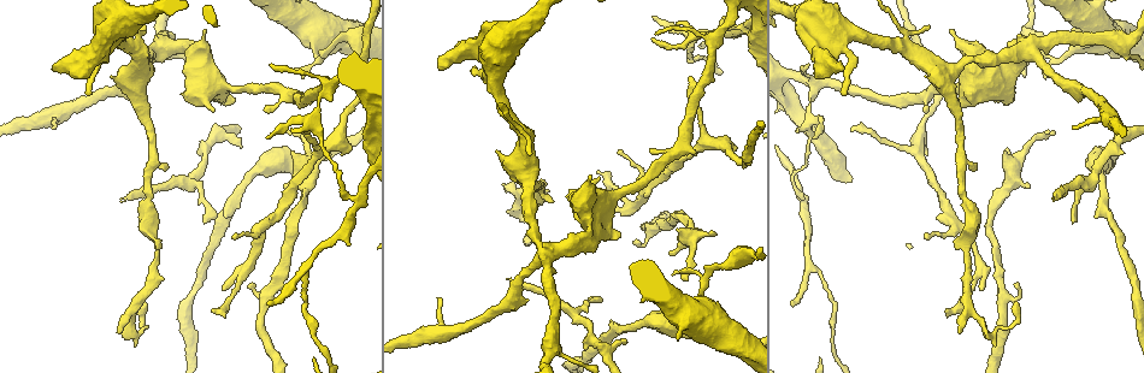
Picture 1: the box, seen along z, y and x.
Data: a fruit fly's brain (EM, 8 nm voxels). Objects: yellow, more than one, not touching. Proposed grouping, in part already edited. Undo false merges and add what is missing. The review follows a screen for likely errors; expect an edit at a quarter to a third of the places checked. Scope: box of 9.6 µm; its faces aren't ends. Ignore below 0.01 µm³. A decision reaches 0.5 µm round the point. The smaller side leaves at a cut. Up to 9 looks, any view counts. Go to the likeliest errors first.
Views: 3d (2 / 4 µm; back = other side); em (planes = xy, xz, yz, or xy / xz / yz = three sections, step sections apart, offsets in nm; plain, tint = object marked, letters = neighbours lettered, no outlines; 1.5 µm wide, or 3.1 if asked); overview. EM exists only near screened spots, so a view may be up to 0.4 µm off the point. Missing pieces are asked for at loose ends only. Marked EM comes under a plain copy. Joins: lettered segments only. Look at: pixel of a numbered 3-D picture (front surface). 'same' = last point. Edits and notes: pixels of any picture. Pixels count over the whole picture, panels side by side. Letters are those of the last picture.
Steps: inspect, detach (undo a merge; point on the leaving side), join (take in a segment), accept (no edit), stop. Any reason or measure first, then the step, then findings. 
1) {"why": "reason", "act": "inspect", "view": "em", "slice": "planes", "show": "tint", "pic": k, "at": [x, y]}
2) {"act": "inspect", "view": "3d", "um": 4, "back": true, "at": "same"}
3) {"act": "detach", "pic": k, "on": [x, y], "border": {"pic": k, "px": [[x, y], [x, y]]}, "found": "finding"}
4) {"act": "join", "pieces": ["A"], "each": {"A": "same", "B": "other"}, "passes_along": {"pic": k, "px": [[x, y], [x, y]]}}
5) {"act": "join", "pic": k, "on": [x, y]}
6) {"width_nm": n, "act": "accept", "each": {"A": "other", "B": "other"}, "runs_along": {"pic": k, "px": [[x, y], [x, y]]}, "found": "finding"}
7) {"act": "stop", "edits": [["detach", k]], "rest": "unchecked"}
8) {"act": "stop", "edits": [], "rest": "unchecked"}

{"act": "inspect", "view": "em", "slice": "planes", "show": "letters", "pic": 1, "at": [1024, 76]}

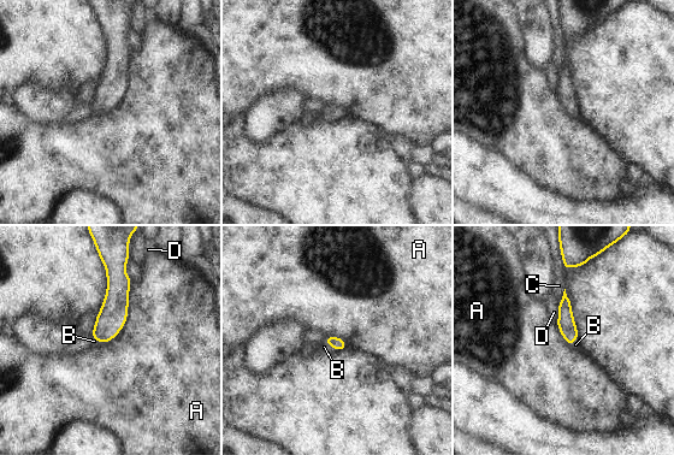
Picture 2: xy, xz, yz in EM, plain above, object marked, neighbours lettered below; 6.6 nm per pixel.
{"act": "join", "pieces": ["B"], "each": {"A": "other", "B": "same", "C": "other", "D": "other"}, "found": "the neuron continues"}

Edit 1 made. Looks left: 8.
{"act": "inspect", "view": "3d", "um": 4, "pic": 1, "at": [207, 220]}

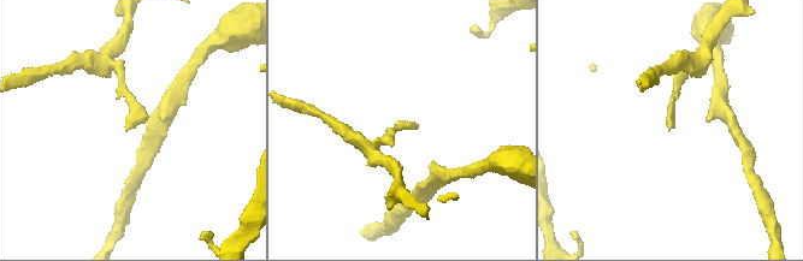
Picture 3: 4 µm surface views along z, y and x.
{"act": "inspect", "view": "em", "slice": "planes", "show": "letters", "pic": 3, "at": [396, 121]}

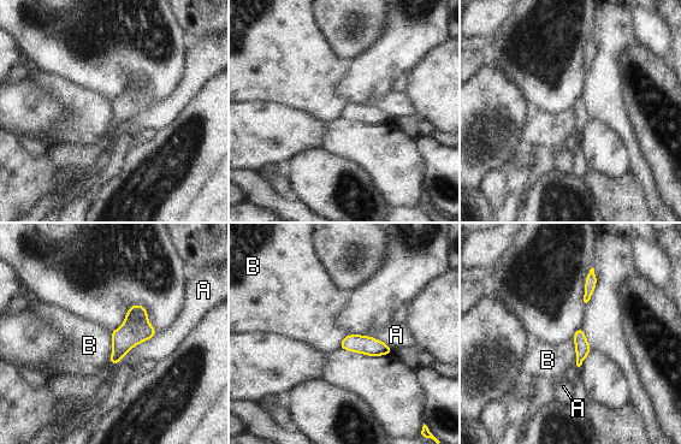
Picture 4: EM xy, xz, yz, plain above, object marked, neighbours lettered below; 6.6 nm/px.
{"width_nm": 100, "act": "accept", "each": {"A": "other", "B": "other"}, "border": {"pic": 4, "px": [[110, 333], [111, 365]]}, "found": "none of them fits"}

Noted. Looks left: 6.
{"why": "thin end", "act": "inspect", "view": "em", "slice": "planes", "show": "letters", "pic": 1, "at": [656, 33]}

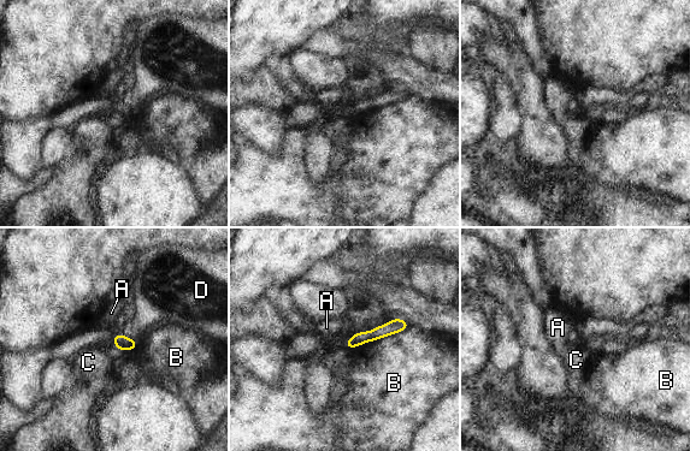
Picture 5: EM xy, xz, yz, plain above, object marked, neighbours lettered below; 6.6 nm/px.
{"width_nm": 90, "act": "accept", "each": {"A": "other", "B": "other", "C": "other", "D": "other"}, "border": {"pic": 5, "px": [[410, 326], [351, 349]]}, "found": "none of them fits"}

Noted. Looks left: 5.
{"why": "an open end", "act": "inspect", "view": "em", "slice": "yz", "step": 4, "show": "tint", "pic": 1, "at": [960, 333]}

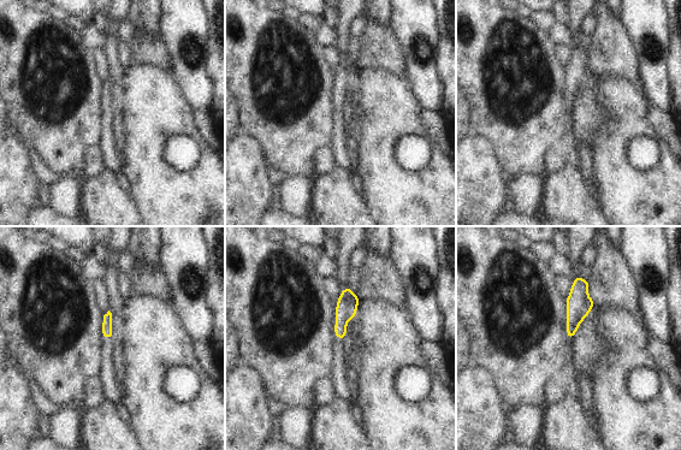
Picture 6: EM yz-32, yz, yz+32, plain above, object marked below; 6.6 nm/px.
{"act": "inspect", "view": "em", "slice": "yz", "step": 4, "show": "letters", "at": "same"}

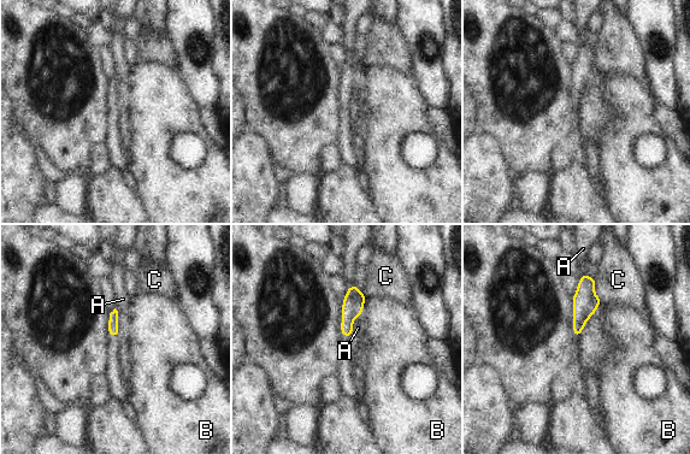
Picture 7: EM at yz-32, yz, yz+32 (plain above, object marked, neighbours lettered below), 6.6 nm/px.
{"act": "accept", "each": {"A": "other", "B": "other", "C": "other"}, "border": {"pic": 7, "px": [[114, 308], [117, 311], [119, 335]]}, "found": "no lettered segment goes on from it"}

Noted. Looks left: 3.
{"act": "stop", "edits": [["join", 2]], "rest": "unchecked"}

